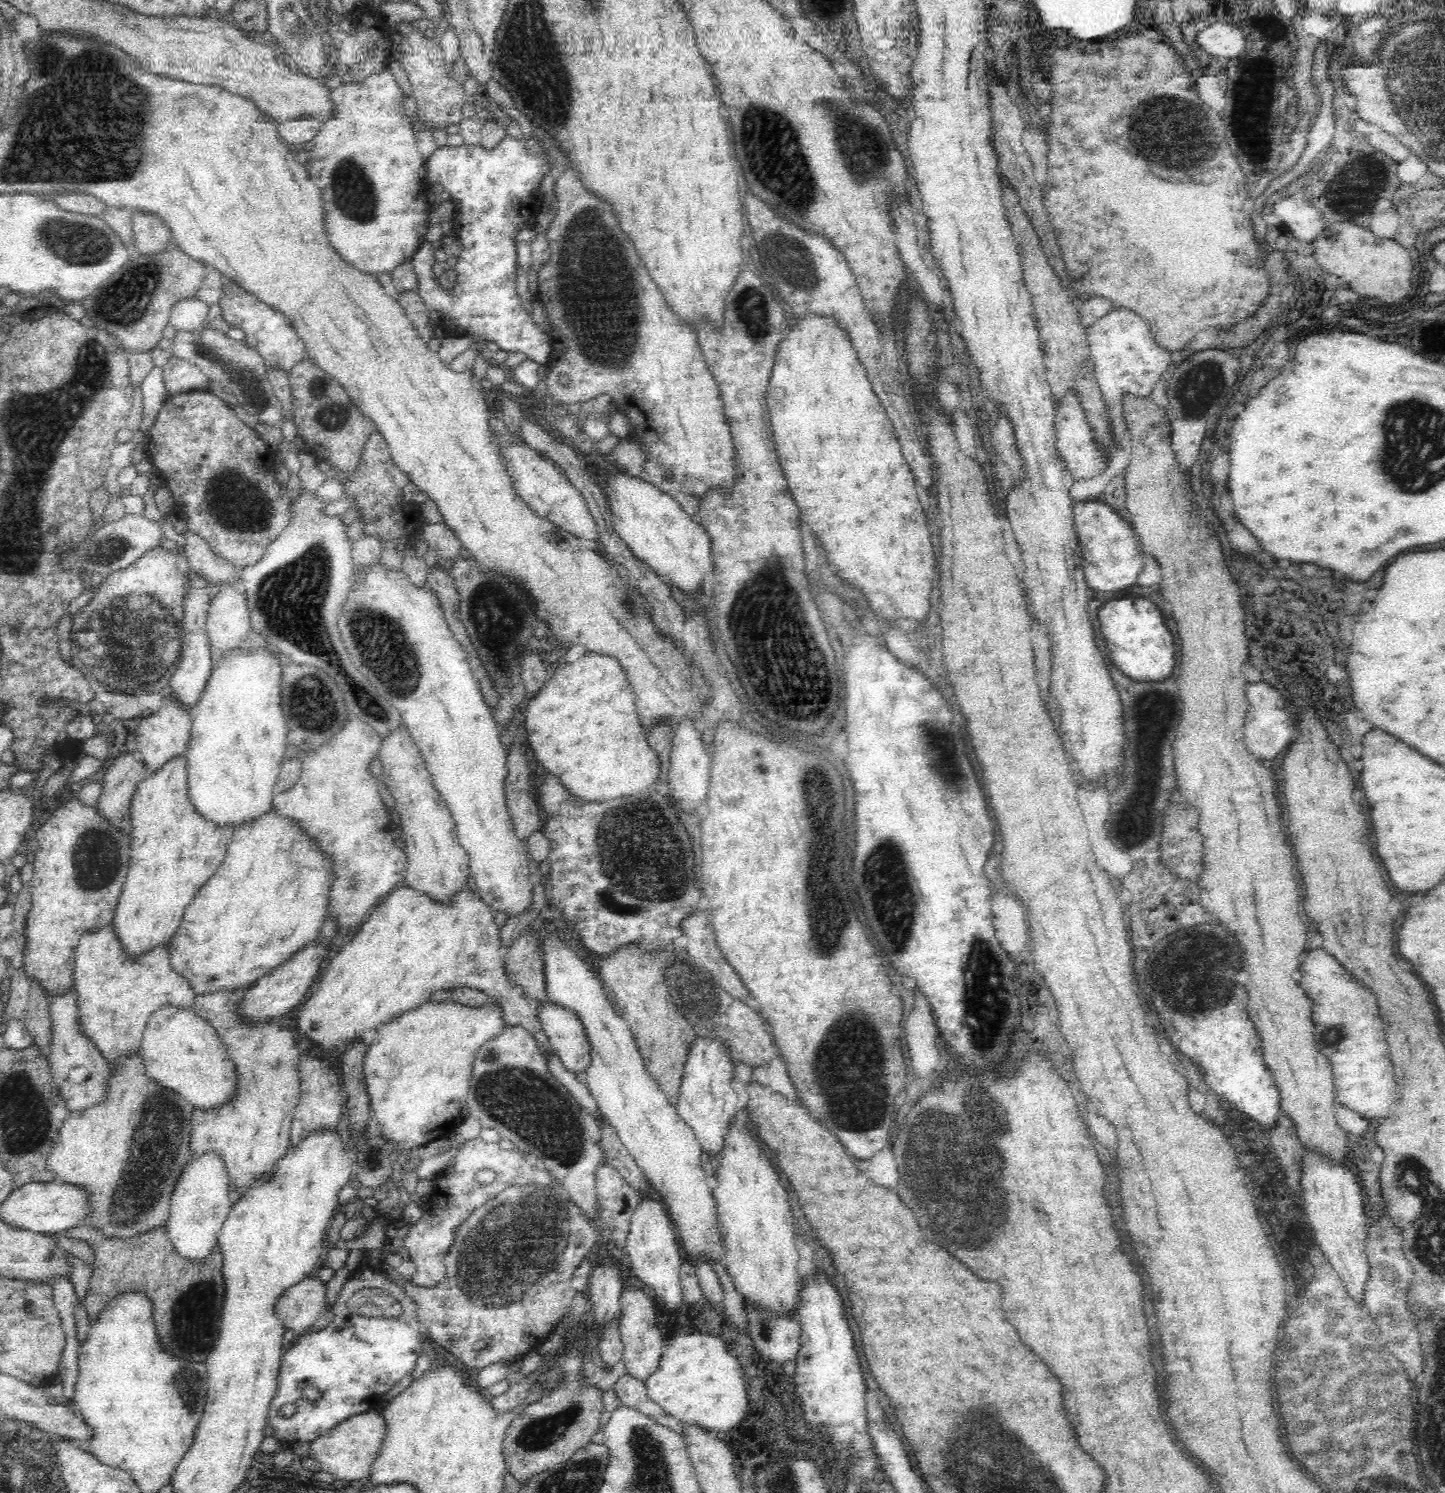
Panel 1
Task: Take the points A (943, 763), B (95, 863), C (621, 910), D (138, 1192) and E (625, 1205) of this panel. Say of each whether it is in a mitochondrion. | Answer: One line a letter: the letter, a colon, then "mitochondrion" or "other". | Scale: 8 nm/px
A: mitochondrion
B: mitochondrion
C: mitochondrion
D: mitochondrion
E: other

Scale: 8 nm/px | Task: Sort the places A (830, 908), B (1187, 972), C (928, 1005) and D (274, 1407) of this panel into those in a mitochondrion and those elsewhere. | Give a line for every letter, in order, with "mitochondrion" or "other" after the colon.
A: mitochondrion
B: mitochondrion
C: other
D: other

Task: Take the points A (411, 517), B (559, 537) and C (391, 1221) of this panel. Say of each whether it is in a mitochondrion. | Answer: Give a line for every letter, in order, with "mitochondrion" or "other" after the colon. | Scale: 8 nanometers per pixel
A: other
B: other
C: other

